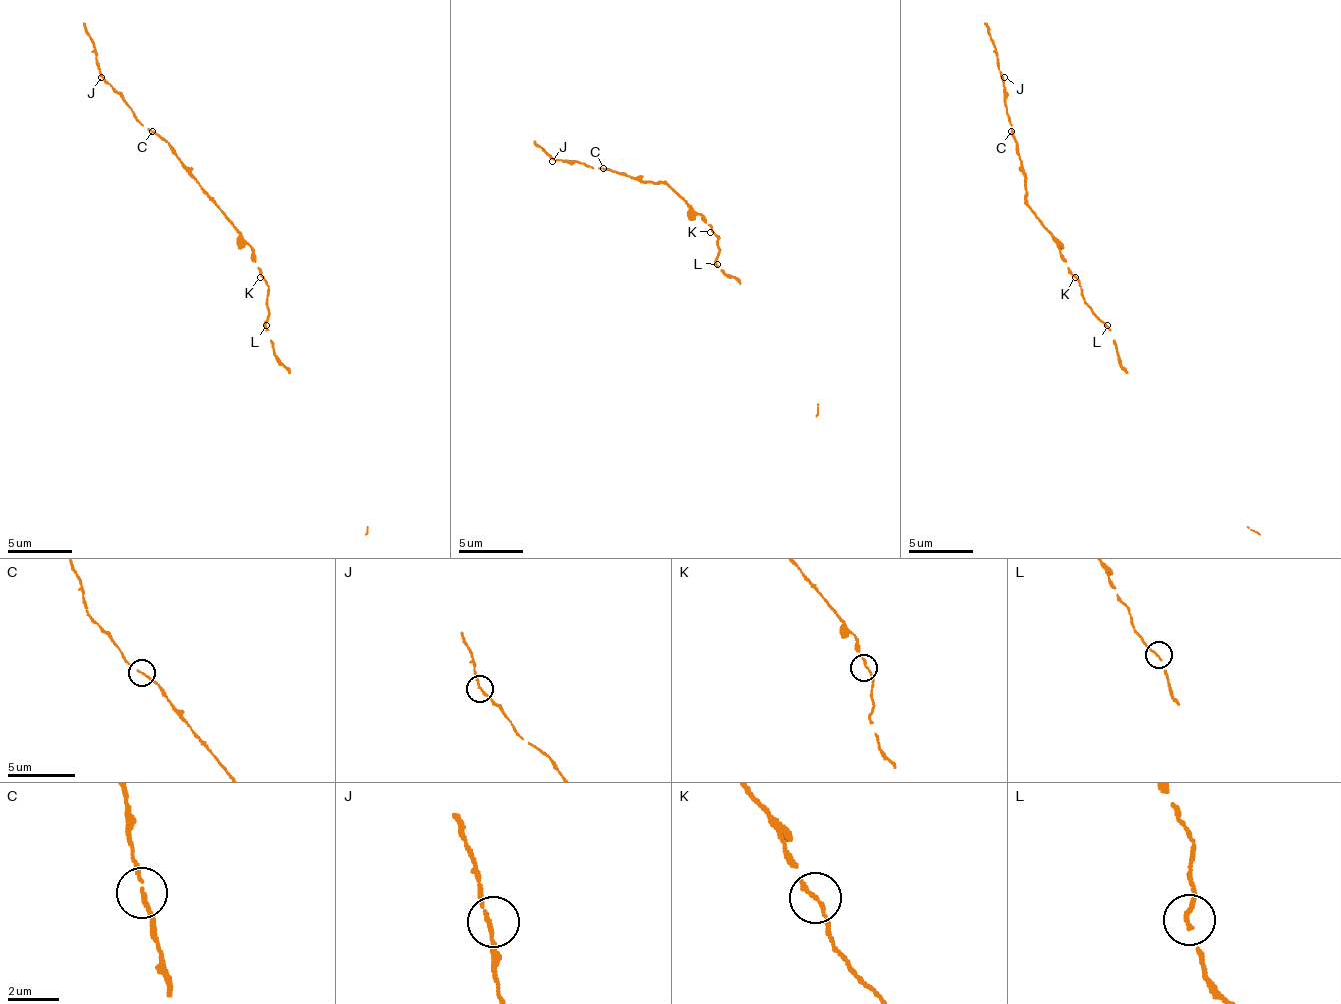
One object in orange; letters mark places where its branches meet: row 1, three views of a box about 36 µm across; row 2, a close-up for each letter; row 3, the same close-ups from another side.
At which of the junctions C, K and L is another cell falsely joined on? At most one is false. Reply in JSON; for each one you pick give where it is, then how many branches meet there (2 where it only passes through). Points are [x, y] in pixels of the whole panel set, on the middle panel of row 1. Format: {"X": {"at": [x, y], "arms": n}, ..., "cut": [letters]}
{"cut": []}

